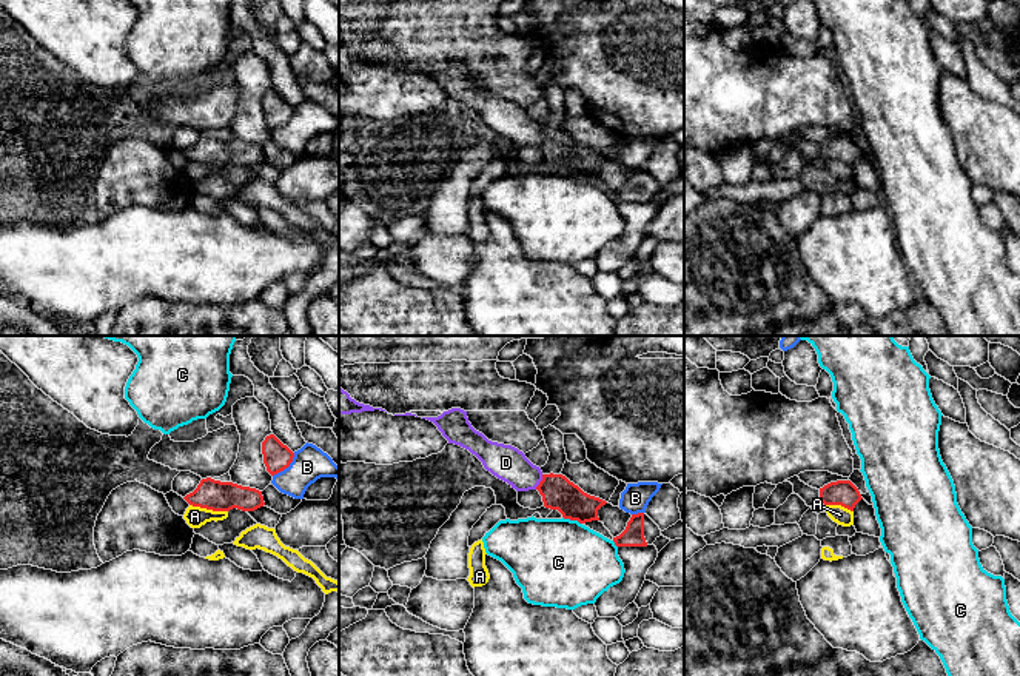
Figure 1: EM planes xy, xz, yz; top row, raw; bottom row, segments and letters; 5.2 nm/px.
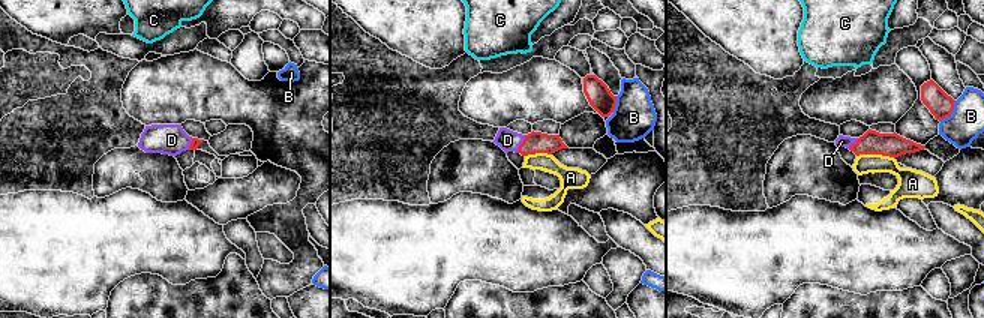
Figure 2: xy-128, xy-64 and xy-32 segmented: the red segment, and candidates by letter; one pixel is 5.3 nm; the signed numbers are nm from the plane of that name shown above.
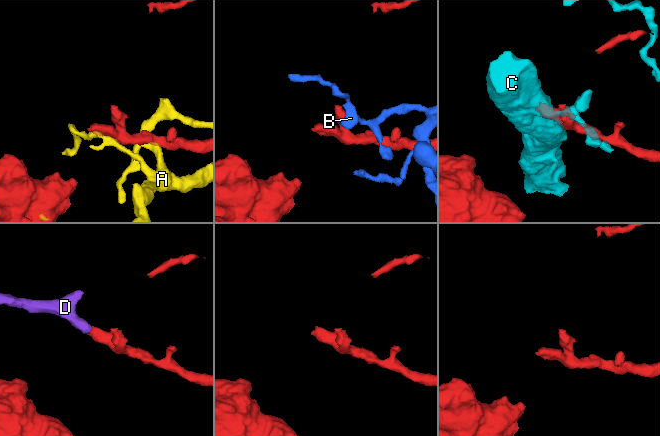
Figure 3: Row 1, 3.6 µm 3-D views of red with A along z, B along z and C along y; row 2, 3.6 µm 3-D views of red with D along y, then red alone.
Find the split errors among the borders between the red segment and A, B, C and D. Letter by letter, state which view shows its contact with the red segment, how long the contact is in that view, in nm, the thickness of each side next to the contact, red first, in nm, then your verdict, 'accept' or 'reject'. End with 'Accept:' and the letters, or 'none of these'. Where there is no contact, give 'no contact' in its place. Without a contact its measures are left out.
A: contact in xy; length 200 nm; calibres 160 and 110 nm; reject
B: contact in xy; length 170 nm; calibres 140 and 180 nm; reject
C: contact in xz; length 110 nm; calibres 180 and 460 nm; reject
D: contact in xz; length 90 nm; calibres 180 and 180 nm; accept
Accept: D

